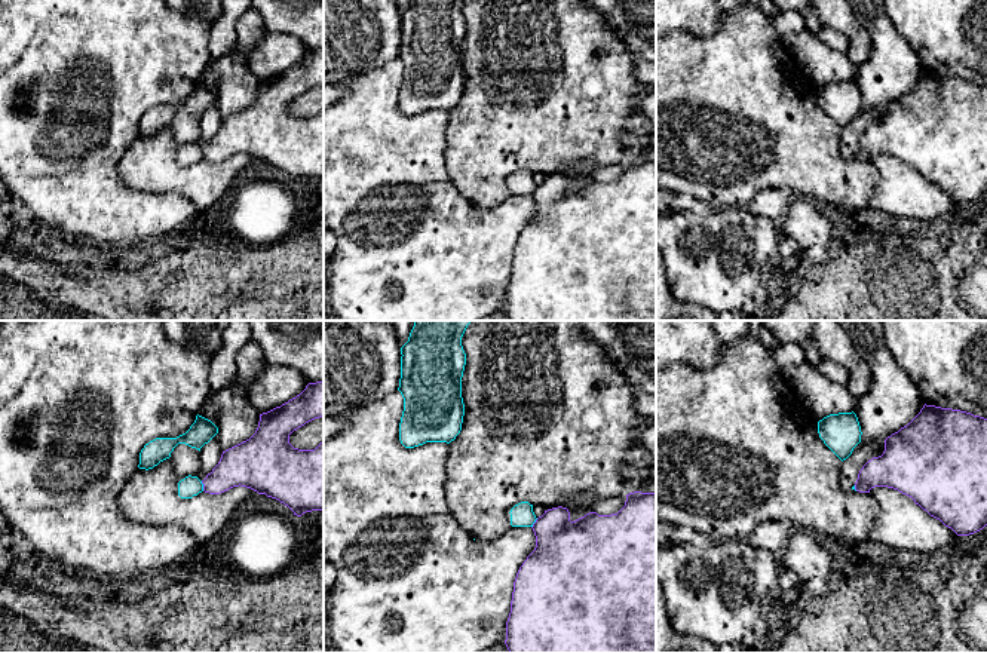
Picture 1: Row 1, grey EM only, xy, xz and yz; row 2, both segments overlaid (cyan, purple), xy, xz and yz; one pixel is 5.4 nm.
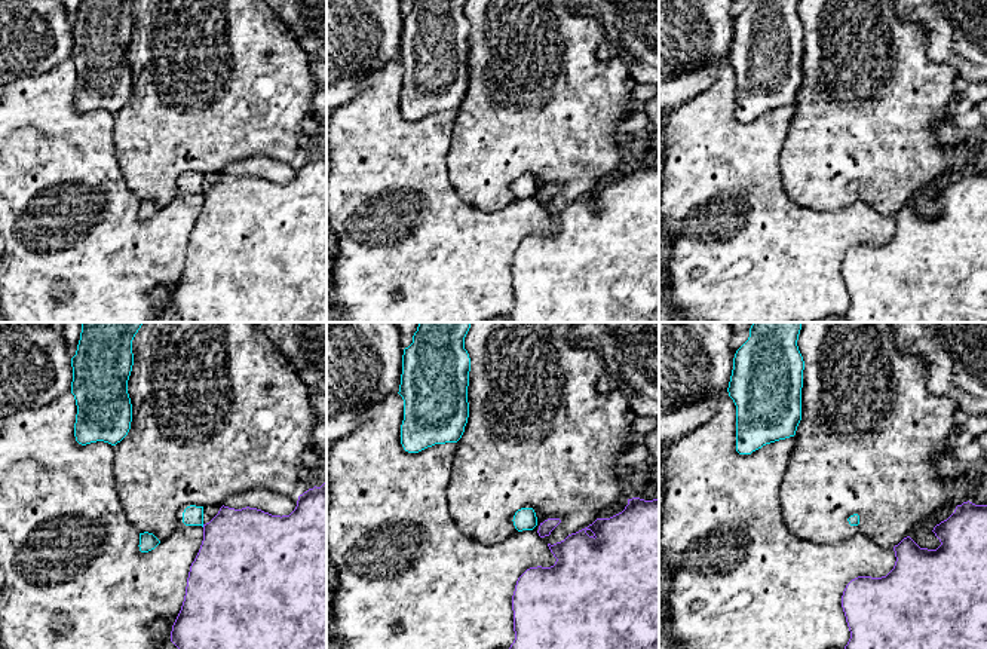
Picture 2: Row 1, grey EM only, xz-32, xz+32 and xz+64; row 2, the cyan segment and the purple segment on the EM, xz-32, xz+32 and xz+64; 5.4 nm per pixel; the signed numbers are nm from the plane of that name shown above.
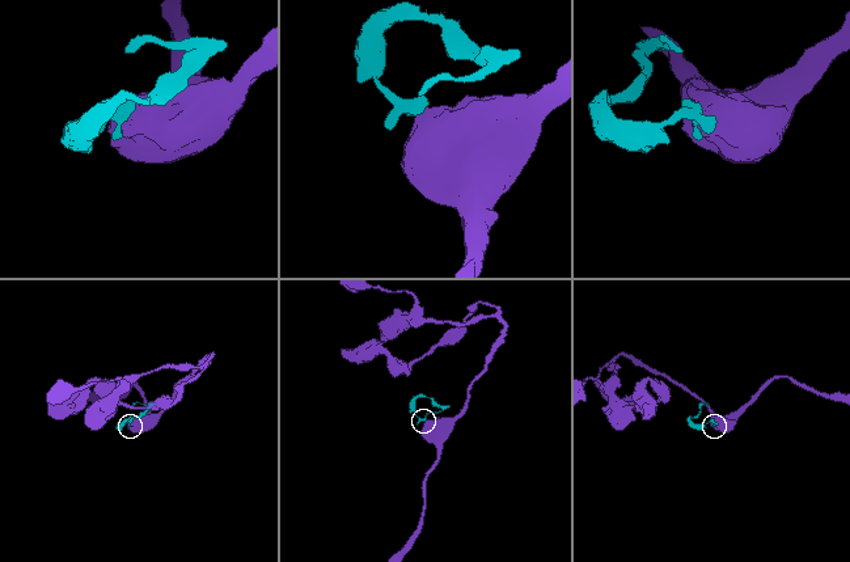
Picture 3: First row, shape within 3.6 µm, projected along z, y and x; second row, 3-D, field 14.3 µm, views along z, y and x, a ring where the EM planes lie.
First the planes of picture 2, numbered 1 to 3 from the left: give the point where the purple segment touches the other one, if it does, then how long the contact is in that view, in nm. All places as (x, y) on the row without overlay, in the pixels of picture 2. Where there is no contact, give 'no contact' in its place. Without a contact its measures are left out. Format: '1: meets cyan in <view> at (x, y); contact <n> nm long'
1: no contact
2: no contact
3: no contact

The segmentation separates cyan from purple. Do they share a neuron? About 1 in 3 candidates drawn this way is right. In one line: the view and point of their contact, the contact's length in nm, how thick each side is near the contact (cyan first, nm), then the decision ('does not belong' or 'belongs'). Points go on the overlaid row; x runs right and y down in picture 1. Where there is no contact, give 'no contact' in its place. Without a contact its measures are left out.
xy (202, 486) | 60 nm | 110/220 nm | does not belong

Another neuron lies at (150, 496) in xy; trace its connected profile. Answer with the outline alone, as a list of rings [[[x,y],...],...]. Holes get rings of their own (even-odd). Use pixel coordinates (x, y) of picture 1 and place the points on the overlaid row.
[[[169,459],[160,462],[153,469],[137,469],[126,481],[123,490],[117,497],[120,512],[135,522],[150,525],[180,525],[190,531],[197,545],[205,543],[212,536],[223,531],[233,513],[251,497],[258,496],[257,491],[246,487],[233,487],[220,494],[199,493],[191,499],[181,499],[178,496],[178,482]]]

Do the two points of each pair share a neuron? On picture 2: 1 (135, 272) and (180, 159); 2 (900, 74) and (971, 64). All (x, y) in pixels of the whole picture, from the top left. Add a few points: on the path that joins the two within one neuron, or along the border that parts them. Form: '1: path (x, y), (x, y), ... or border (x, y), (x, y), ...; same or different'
1: border (183, 190), (161, 210); different
2: border (925, 48), (931, 60), (950, 64), (963, 82); different

